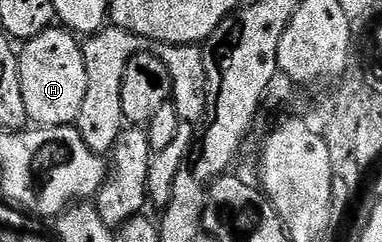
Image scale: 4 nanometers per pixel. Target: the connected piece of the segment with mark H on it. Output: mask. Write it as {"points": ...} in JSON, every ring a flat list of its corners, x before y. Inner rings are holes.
{"points":[[52,27,26,42,18,54,21,95,25,98,28,122,39,127,75,125,85,104,85,91,89,87,80,38,66,27]]}

